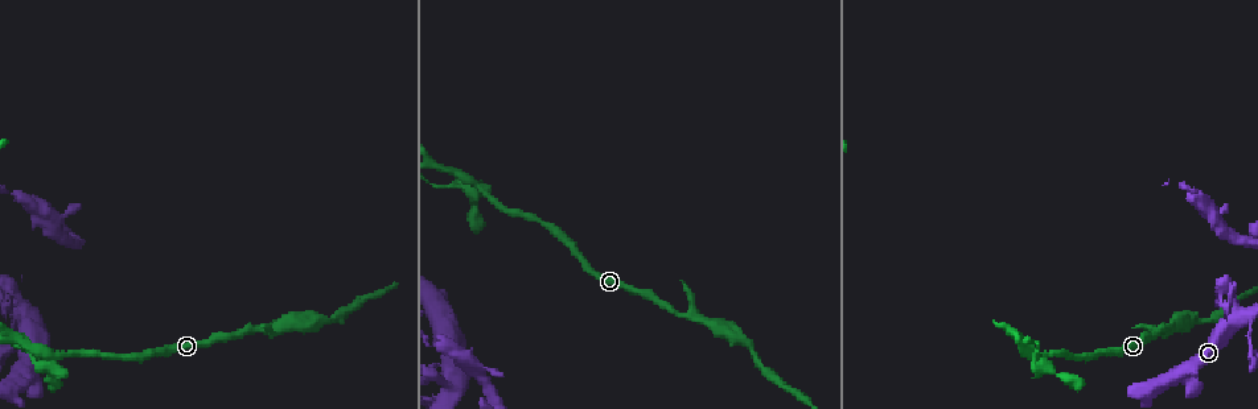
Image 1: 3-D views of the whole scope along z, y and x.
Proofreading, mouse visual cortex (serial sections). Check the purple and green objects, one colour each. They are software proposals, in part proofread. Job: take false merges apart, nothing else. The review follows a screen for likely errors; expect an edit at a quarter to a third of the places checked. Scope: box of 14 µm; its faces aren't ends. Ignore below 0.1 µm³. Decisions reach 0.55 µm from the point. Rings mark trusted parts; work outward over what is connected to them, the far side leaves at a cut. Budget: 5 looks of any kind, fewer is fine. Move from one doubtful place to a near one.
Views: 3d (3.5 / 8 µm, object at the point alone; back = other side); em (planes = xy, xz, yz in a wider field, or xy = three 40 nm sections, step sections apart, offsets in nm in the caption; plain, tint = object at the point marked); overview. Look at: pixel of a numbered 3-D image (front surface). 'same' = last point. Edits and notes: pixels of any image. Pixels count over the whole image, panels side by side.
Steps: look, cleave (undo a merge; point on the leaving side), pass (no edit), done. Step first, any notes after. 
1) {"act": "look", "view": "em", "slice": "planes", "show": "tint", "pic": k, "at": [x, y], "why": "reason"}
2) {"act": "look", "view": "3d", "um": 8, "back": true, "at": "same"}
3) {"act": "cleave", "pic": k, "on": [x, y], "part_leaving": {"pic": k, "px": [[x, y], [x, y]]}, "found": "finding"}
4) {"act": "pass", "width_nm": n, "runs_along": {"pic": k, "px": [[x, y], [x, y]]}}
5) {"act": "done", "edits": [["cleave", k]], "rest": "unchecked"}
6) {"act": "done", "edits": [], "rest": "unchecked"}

{"act": "look", "view": "3d", "um": 3.5, "pic": 1, "at": [1045, 355], "why": "arms part here"}

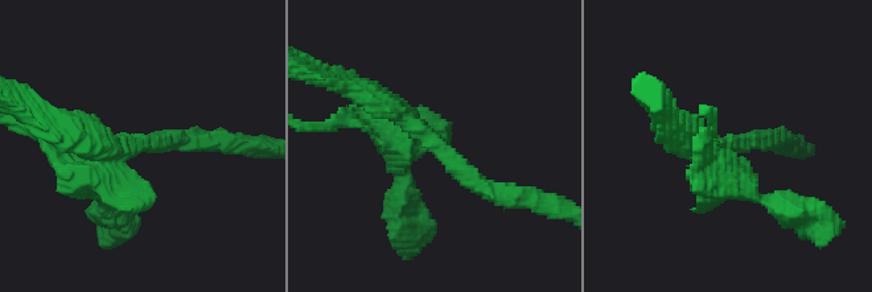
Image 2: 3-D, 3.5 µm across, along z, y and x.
{"act": "look", "view": "em", "slice": "xy", "step": 1, "show": "tint", "pic": 2, "at": [122, 148], "why": "now the EM"}

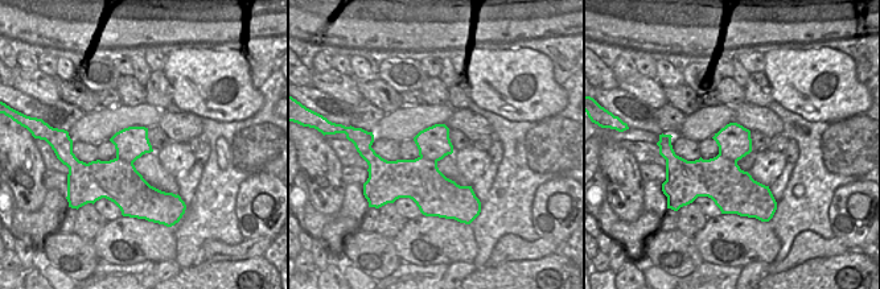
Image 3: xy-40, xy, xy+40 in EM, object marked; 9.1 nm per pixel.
{"act": "cleave", "pic": 2, "on": [699, 186], "part_leaving": {"pic": 2, "px": [[719, 163], [759, 200], [817, 219]]}, "found": "two cells meet here"}

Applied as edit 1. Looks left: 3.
{"act": "look", "view": "3d", "um": 3.5, "pic": 1, "at": [699, 317], "why": "calibre changes"}

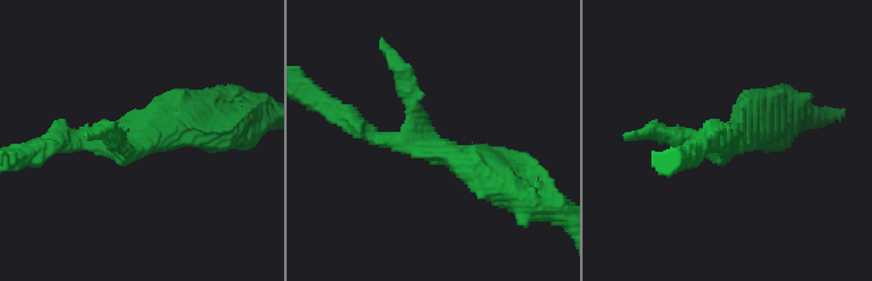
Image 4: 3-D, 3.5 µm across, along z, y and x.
{"act": "look", "view": "em", "slice": "xy", "step": 2, "show": "tint", "pic": 4, "at": [438, 149], "why": "shape alone is not enough"}

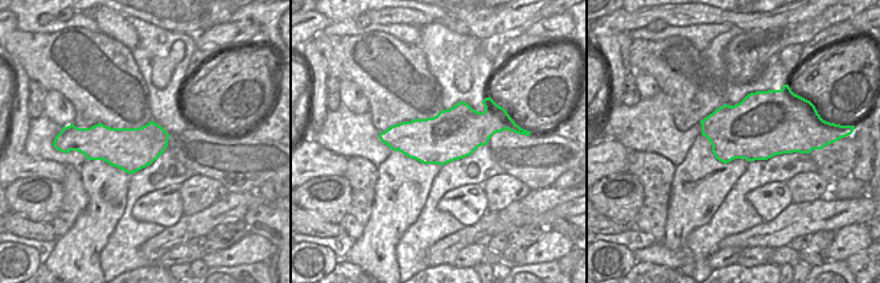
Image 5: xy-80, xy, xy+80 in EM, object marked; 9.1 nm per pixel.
{"act": "pass", "runs_along": {"pic": 4, "px": [[360, 125], [440, 149], [513, 190]]}, "found": "continuous, no second cell"}

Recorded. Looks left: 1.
{"act": "done", "edits": [["cleave", 2]], "rest": "unchecked"}

